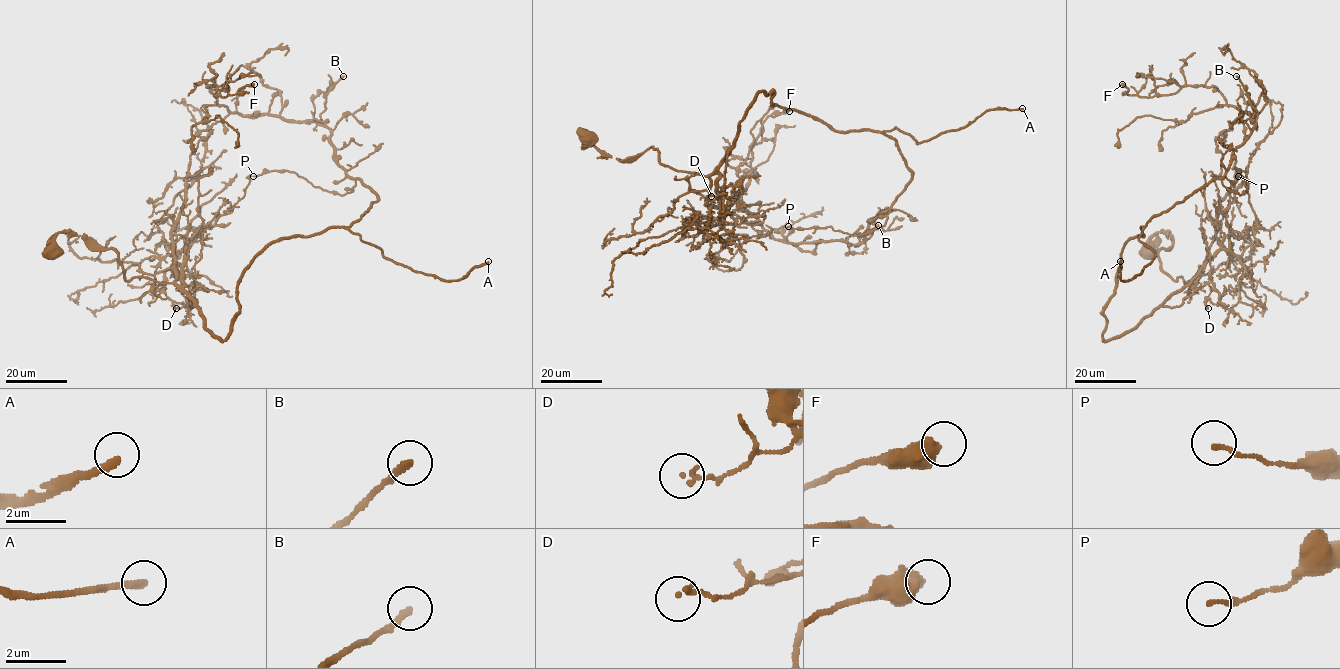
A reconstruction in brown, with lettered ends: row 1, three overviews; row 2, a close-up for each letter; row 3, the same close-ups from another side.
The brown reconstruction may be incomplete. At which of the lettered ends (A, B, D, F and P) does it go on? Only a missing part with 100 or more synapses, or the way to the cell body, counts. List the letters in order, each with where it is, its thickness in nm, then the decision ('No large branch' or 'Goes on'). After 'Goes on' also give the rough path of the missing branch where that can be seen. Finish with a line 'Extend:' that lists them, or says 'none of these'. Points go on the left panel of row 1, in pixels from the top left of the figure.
A: Place: (488, 261). Thickness 240 nm. Goes on
B: Place: (343, 76). Thickness 200 nm. No large branch
D: Place: (176, 308). Thickness 150 nm. No large branch
F: Place: (254, 84). Thickness 600 nm. No large branch
P: Place: (253, 176). Thickness 150 nm. No large branch
Extend: A

